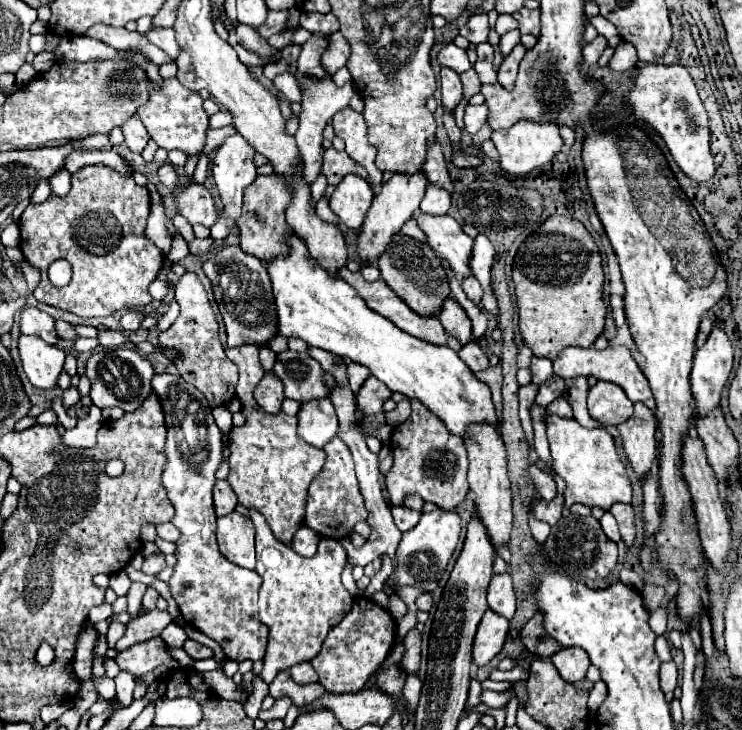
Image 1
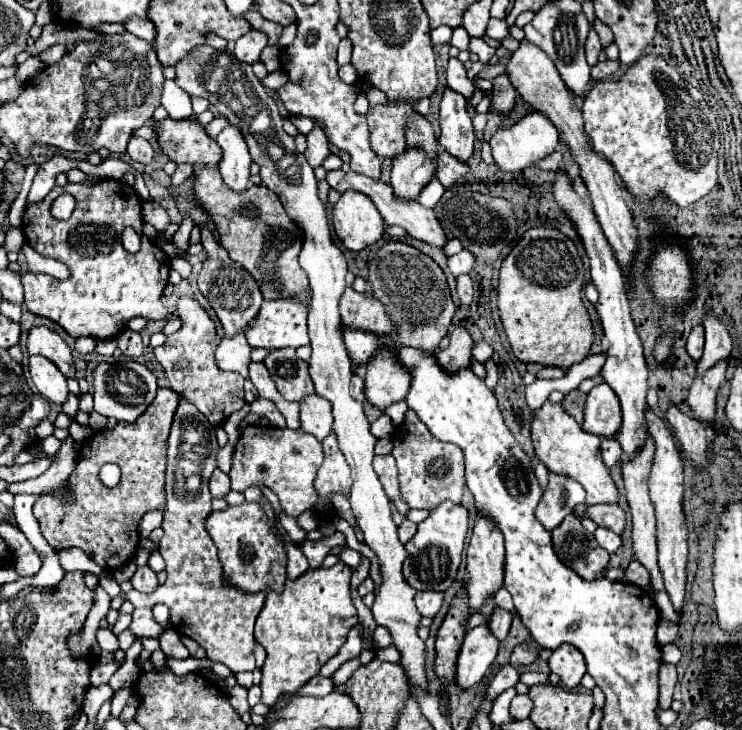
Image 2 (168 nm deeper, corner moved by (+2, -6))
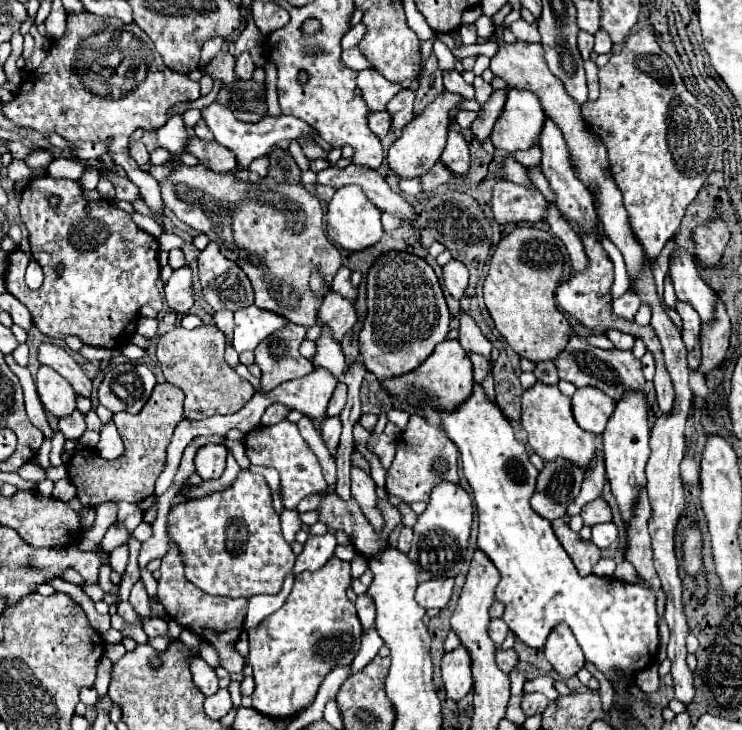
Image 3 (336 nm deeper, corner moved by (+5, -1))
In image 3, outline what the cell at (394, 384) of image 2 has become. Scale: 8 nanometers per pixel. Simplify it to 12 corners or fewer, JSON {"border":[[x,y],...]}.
{"border":[[381,254],[367,274],[363,366],[413,372],[447,338],[423,258]]}

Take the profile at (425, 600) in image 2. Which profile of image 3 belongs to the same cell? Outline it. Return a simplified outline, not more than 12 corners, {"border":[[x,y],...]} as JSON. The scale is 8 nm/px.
{"border":[[431,580],[417,586],[423,608],[445,608],[453,580]]}

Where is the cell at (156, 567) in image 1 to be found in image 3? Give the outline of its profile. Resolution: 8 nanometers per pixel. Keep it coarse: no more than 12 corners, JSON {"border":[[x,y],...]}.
{"border":[[137,580],[129,602],[137,614],[151,616],[143,580]]}

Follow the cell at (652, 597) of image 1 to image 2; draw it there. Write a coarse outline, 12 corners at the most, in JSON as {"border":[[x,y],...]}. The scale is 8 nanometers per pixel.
{"border":[[654,441],[622,465],[632,513],[634,559],[656,591],[664,589],[656,565],[654,505],[648,495]]}

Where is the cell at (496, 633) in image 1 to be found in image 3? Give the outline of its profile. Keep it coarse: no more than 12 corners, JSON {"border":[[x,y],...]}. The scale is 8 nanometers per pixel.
{"border":[[463,644],[443,656],[441,674],[451,700],[473,686],[471,654]]}

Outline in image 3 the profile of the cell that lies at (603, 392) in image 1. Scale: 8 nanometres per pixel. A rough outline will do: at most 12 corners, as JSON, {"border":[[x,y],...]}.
{"border":[[591,386],[577,388],[571,400],[575,422],[601,434],[615,400]]}

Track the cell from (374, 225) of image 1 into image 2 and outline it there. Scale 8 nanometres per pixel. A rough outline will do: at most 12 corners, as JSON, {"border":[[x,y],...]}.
{"border":[[406,147],[392,163],[390,185],[402,199],[434,177],[436,159]]}

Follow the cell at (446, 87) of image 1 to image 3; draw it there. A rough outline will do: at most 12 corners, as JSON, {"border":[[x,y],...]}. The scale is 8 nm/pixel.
{"border":[[449,132],[441,154],[445,166],[455,176],[467,174],[467,142],[461,132]]}

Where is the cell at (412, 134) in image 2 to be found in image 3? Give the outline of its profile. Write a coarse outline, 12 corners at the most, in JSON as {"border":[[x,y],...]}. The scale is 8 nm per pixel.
{"border":[[401,90],[387,104],[393,128],[413,118],[413,90]]}

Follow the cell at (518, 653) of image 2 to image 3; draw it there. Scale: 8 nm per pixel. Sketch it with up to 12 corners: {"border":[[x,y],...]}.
{"border":[[497,650],[495,660],[507,674],[515,668],[519,656],[511,650]]}

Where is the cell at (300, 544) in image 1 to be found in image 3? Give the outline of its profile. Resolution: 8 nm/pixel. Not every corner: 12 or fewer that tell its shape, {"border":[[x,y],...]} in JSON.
{"border":[[333,534],[309,536],[293,572],[319,570],[335,550]]}

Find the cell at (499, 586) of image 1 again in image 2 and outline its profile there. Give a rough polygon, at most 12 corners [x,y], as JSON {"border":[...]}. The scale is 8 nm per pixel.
{"border":[[496,607],[490,617],[490,631],[504,641],[512,613]]}

